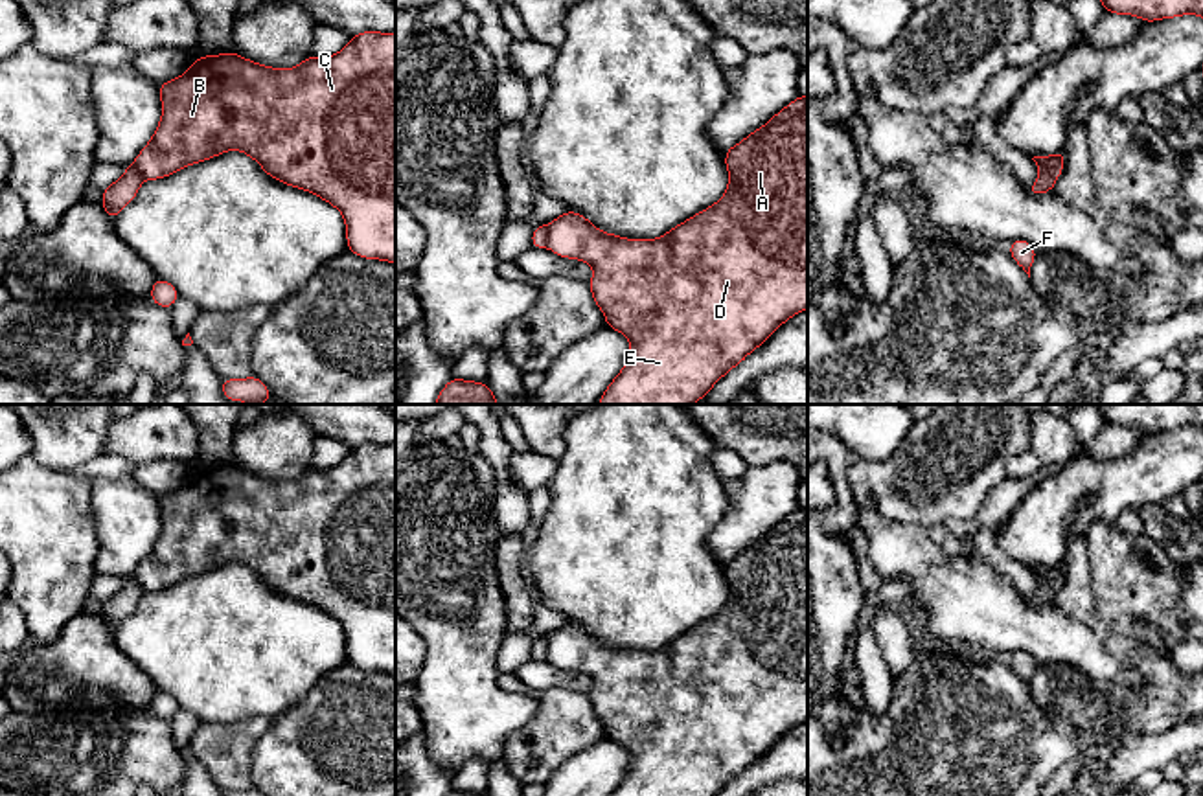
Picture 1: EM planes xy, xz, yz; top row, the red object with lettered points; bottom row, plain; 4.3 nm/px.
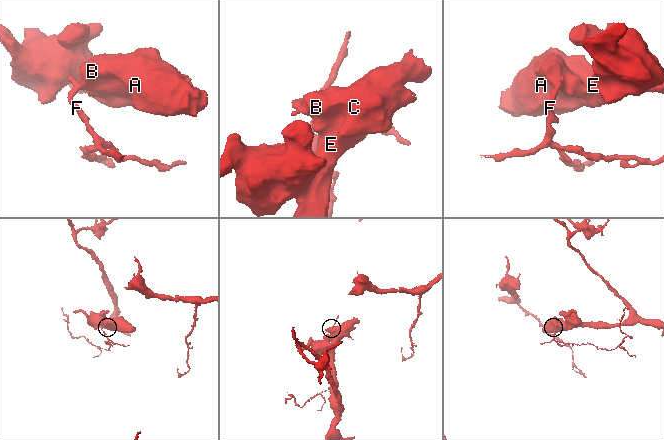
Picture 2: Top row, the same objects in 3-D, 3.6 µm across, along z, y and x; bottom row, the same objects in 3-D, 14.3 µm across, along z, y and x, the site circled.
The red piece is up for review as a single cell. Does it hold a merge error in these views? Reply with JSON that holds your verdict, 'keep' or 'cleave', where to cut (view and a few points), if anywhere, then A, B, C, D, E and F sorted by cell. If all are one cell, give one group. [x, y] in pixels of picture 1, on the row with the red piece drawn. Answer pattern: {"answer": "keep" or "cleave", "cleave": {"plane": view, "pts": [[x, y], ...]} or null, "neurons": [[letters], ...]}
{"answer": "cleave", "cleave": {"plane": "xz", "pts": [[547, 225], [549, 245]]}, "neurons": [["A", "B", "C", "D", "E"], ["F"]]}

